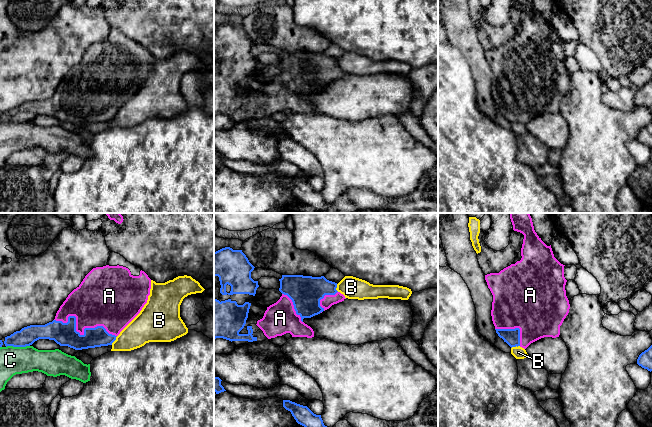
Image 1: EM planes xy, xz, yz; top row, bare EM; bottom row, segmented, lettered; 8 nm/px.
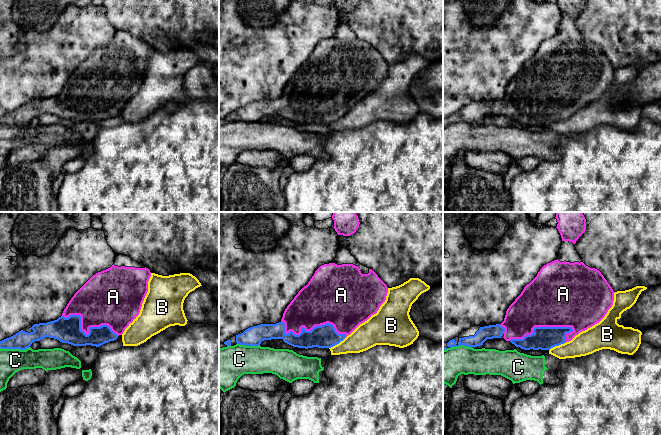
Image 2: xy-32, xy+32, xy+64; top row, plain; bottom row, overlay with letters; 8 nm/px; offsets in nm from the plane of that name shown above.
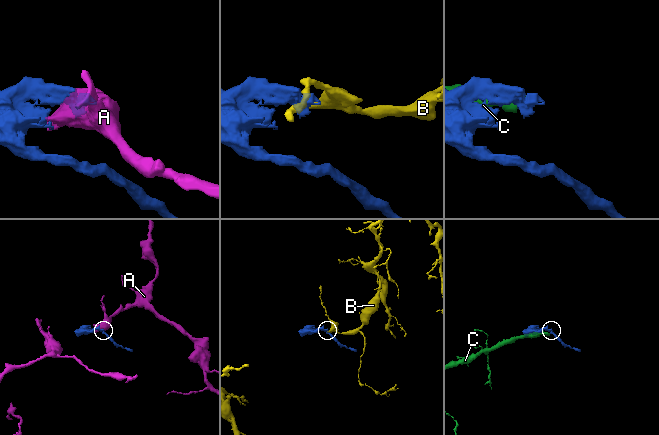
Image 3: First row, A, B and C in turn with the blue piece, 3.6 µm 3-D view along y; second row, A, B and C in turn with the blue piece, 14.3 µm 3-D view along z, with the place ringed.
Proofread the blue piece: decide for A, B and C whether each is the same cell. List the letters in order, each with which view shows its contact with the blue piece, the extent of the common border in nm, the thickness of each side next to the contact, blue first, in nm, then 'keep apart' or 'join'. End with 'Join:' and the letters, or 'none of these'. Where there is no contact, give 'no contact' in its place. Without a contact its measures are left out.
A: xy | 500 nm | 190/340 nm | join
B: xy | 90 nm | 160/240 nm | keep apart
C: xy | 190 nm | 150/220 nm | keep apart
Join: A

